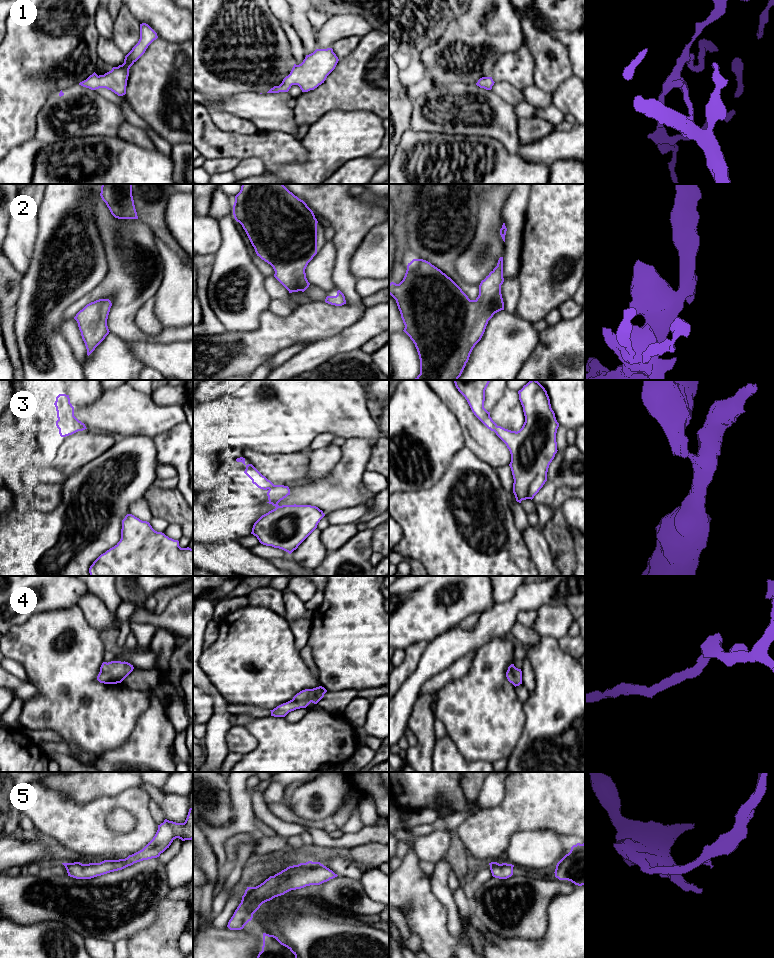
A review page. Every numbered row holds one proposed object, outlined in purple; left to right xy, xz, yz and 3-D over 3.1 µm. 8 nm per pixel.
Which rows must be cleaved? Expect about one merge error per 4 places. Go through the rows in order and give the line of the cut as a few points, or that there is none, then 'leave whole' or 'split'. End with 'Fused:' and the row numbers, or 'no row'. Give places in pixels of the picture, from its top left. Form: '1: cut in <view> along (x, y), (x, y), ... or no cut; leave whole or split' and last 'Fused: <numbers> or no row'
1: no cut; leave whole
2: no cut; leave whole
3: no cut; leave whole
4: no cut; leave whole
5: no cut; leave whole
Fused: no row

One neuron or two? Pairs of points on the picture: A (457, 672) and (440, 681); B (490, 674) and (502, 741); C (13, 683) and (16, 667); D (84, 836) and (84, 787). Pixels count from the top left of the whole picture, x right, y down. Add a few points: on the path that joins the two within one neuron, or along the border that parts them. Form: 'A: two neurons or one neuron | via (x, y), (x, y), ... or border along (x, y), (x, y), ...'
A: one neuron | via (453, 672), (444, 677)
B: one neuron | via (490, 691), (490, 724)
C: two neurons | border along (10, 673), (25, 681)
D: two neurons | border along (62, 794), (77, 802), (107, 796)

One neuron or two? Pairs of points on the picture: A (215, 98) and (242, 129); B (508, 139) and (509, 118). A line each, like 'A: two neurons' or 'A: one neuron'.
A: one neuron
B: one neuron

